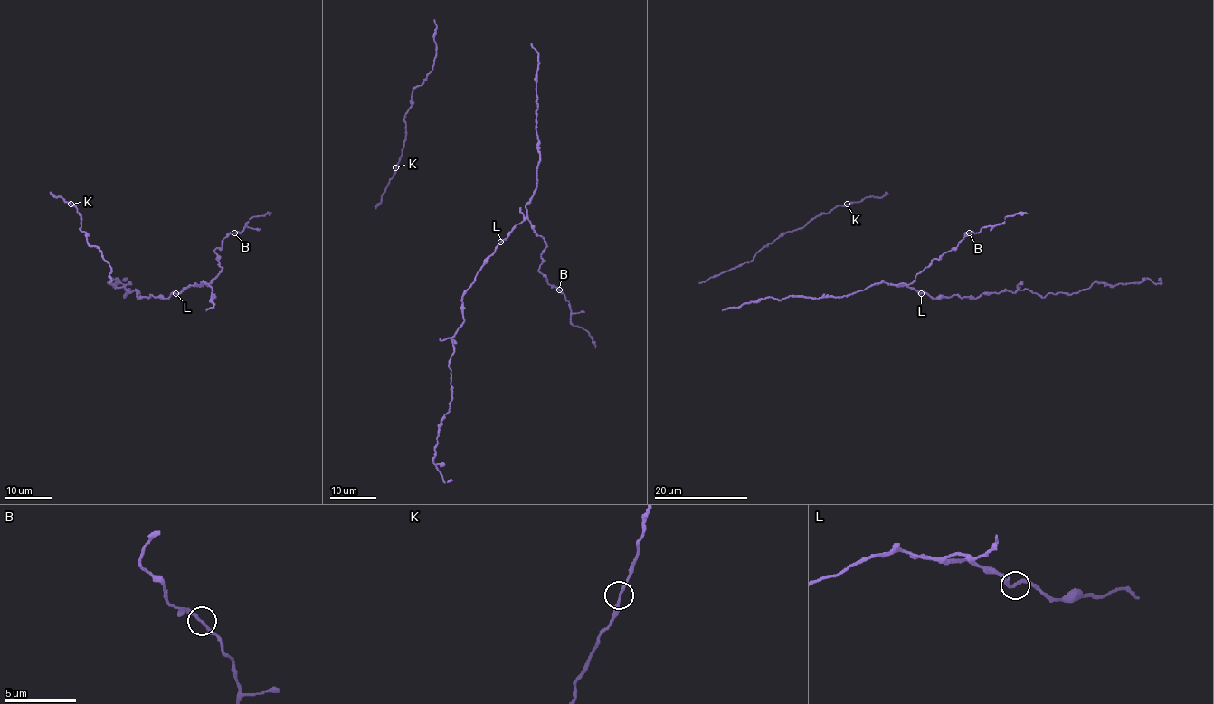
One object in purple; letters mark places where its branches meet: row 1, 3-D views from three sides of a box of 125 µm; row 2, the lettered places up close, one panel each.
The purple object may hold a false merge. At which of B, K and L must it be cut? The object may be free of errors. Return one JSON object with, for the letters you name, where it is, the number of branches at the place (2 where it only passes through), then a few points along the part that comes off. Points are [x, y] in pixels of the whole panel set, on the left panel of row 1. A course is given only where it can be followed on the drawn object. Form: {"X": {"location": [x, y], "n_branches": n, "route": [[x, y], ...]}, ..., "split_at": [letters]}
{"split_at": []}

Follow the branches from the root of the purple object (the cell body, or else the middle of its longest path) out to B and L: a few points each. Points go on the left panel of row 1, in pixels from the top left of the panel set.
B: (212, 298), (212, 289), (200, 283), (208, 284), (219, 273), (222, 267), (214, 251), (234, 233)
L: (212, 298), (214, 297), (212, 289), (203, 283), (190, 285), (175, 293)

